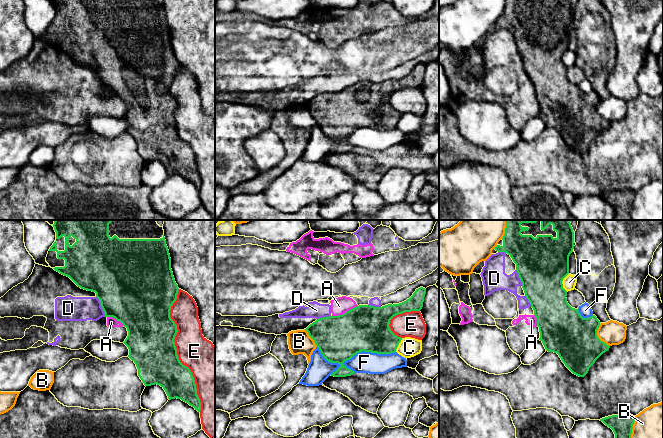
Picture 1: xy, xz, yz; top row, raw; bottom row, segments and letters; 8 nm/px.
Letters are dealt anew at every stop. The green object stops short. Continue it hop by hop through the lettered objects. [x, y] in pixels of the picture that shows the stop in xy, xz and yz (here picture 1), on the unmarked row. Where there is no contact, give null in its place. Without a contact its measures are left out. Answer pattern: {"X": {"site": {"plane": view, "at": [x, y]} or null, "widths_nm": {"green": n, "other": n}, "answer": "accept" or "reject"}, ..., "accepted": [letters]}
{"A": {"site": {"plane": "xz", "at": [344, 89]}, "widths_nm": {"green": 360, "other": 140}, "answer": "reject"}, "B": {"site": {"plane": "yz", "at": [597, 112]}, "widths_nm": {"green": 360, "other": 190}, "answer": "reject"}, "C": {"site": {"plane": "yz", "at": [561, 58]}, "widths_nm": {"green": 420, "other": 110}, "answer": "reject"}, "D": {"site": {"plane": "xy", "at": [101, 82]}, "widths_nm": {"green": 480, "other": 200}, "answer": "reject"}, "E": {"site": {"plane": "xy", "at": [176, 127]}, "widths_nm": {"green": 380, "other": 280}, "answer": "reject"}, "F": {"site": {"plane": "xz", "at": [368, 127]}, "widths_nm": {"green": 360, "other": 180}, "answer": "reject"}, "accepted": []}

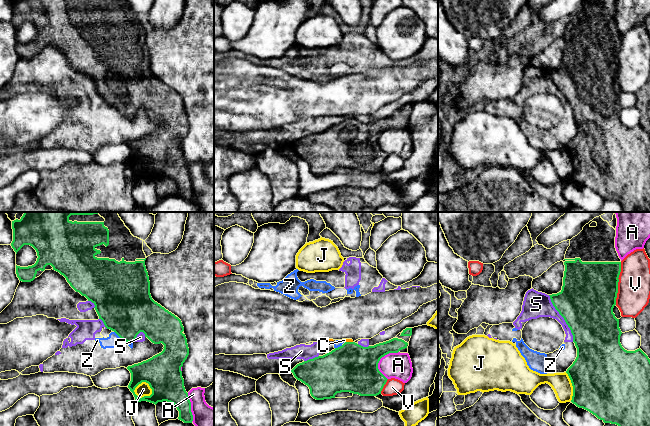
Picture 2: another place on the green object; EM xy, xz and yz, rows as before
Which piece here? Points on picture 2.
{"A": {"site": {"plane": "xz", "at": [379, 136]}, "widths_nm": {"green": 380, "other": 200}, "answer": "reject"}, "C": {"site": {"plane": "xz", "at": [349, 118]}, "widths_nm": {"green": 380, "other": 30}, "answer": "reject"}, "J": {"site": {"plane": "xy", "at": [144, 172]}, "widths_nm": {"green": 300, "other": 110}, "answer": "reject"}, "S": {"site": {"plane": "yz", "at": [563, 93]}, "widths_nm": {"green": 440, "other": 220}, "answer": "reject"}, "V": {"site": {"plane": "yz", "at": [617, 59]}, "widths_nm": {"green": 440, "other": 260}, "answer": "reject"}, "Z": {"site": {"plane": "xy", "at": [117, 110]}, "widths_nm": {"green": 440, "other": 100}, "answer": "reject"}, "accepted": []}

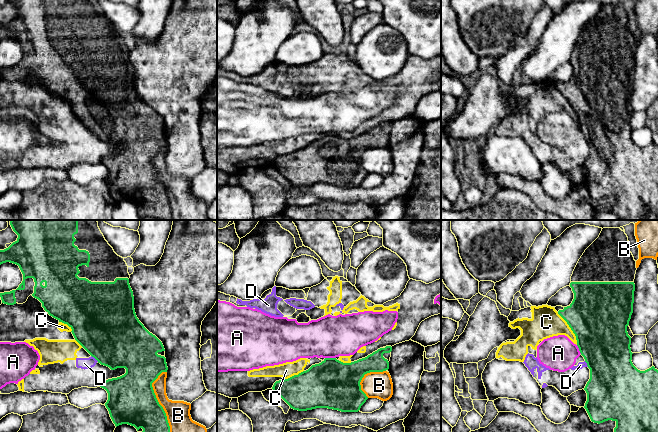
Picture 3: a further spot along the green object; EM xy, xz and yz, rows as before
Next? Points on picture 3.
{"A": {"site": {"plane": "xz", "at": [330, 134]}, "widths_nm": {"green": 400, "other": 340}, "answer": "reject"}, "B": {"site": {"plane": "xy", "at": [162, 183]}, "widths_nm": {"green": 380, "other": 220}, "answer": "reject"}, "C": {"site": {"plane": "yz", "at": [570, 103]}, "widths_nm": {"green": 480, "other": 240}, "answer": "reject"}, "D": {"site": {"plane": "xy", "at": [95, 134]}, "widths_nm": {"green": 480, "other": 100}, "answer": "reject"}, "accepted": []}

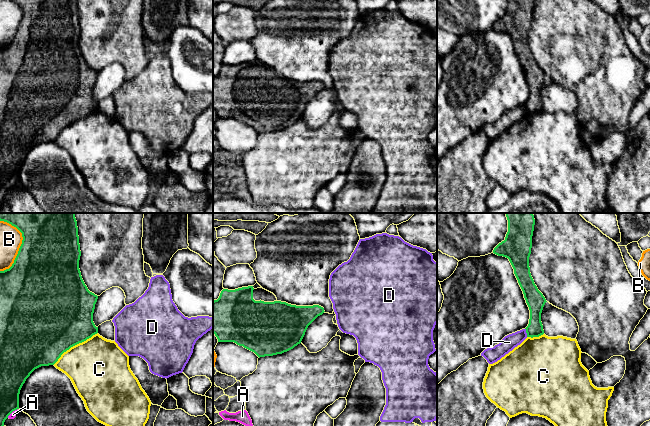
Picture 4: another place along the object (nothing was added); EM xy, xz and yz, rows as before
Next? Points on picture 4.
{"A": {"site": {"plane": "xy", "at": [12, 187]}, "widths_nm": {"green": 190, "other": 50}, "answer": "reject"}, "B": {"site": {"plane": "xy", "at": [19, 26]}, "widths_nm": {"green": 500, "other": 180}, "answer": "reject"}, "C": {"site": {"plane": "xy", "at": [74, 121]}, "widths_nm": {"green": 500, "other": 460}, "answer": "reject"}, "D": {"site": {"plane": "yz", "at": [526, 108]}, "widths_nm": {"green": 130, "other": 120}, "answer": "reject"}, "accepted": []}

